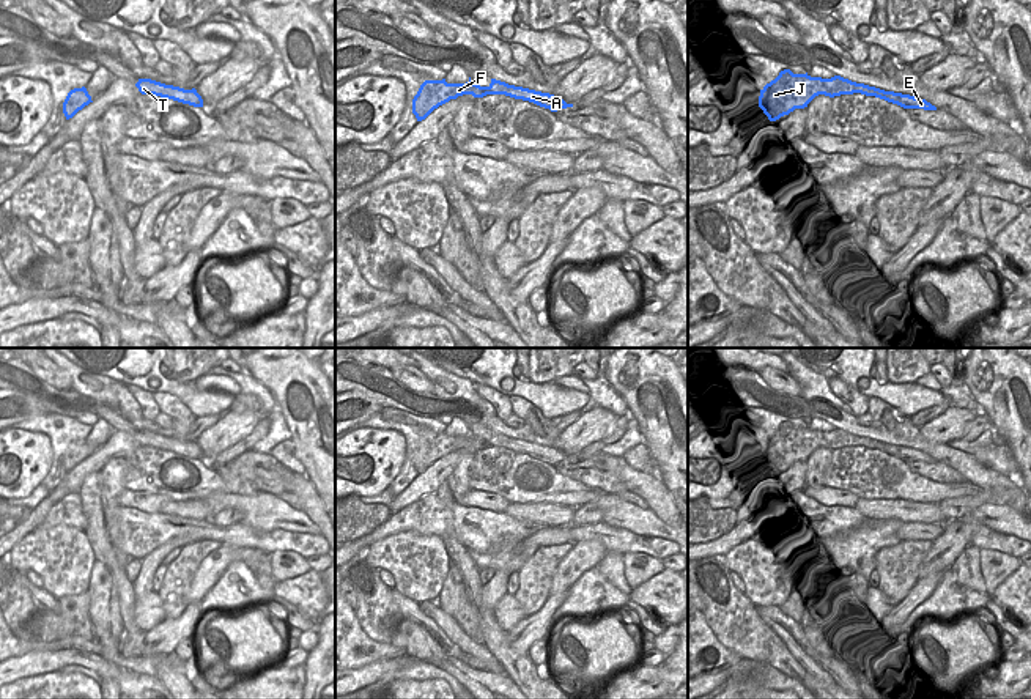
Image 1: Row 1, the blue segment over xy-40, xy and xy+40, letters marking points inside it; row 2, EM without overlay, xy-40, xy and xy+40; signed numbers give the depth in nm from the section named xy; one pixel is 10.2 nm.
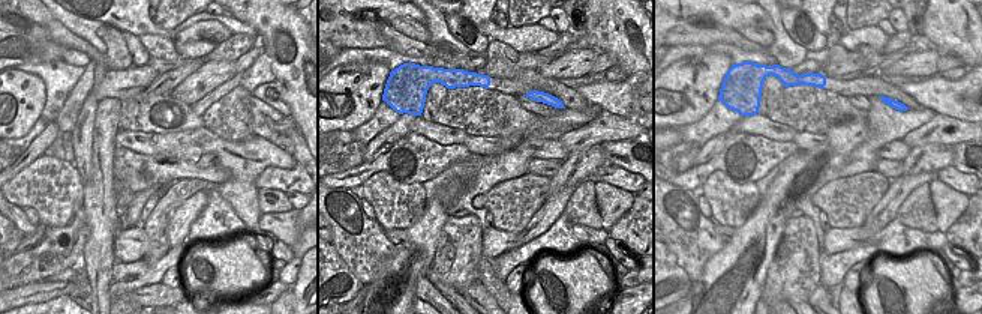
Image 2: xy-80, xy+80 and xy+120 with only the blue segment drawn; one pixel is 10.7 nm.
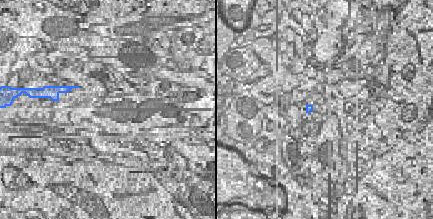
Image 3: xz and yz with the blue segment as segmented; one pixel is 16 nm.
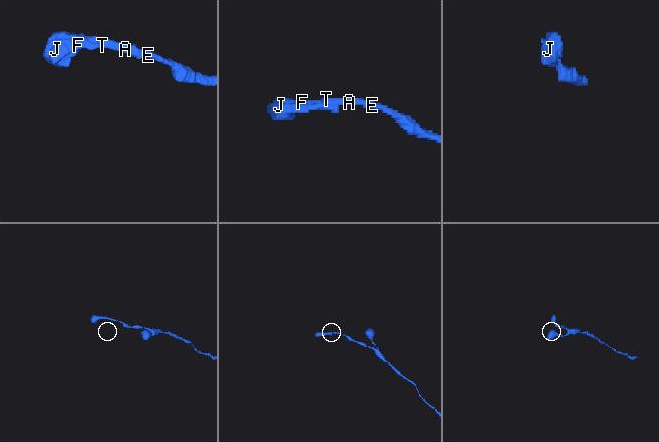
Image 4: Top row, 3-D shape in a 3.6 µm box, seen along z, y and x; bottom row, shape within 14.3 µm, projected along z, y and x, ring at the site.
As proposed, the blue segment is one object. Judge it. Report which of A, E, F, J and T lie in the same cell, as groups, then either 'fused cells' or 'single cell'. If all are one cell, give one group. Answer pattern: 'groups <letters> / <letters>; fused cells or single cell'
groups A E / F J T; fused cells

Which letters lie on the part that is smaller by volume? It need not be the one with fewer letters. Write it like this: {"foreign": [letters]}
{"foreign": ["F", "J", "T"]}

